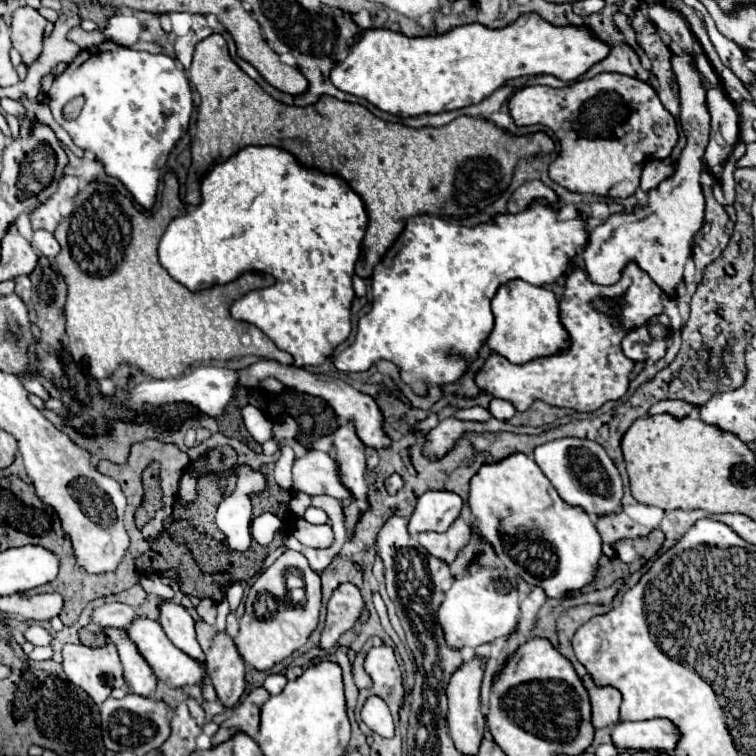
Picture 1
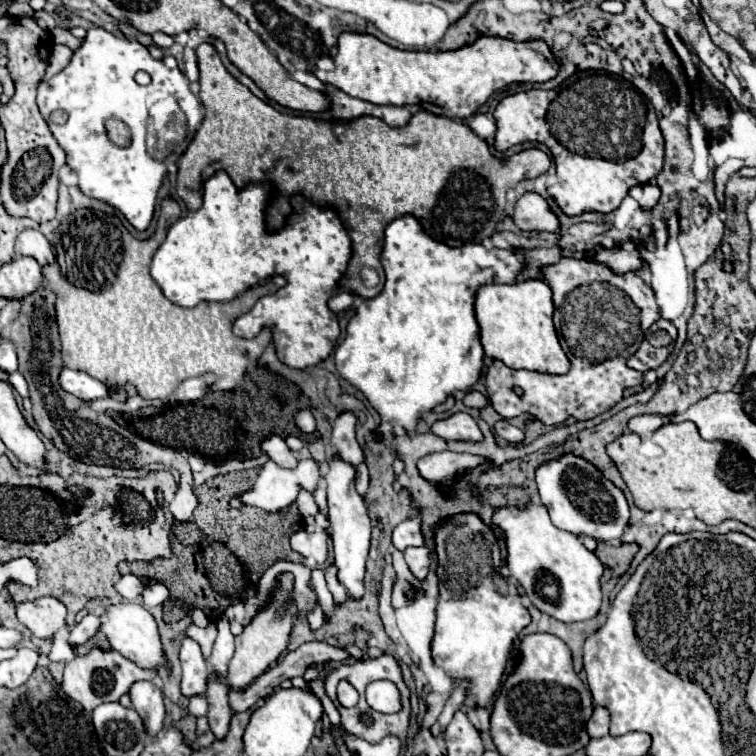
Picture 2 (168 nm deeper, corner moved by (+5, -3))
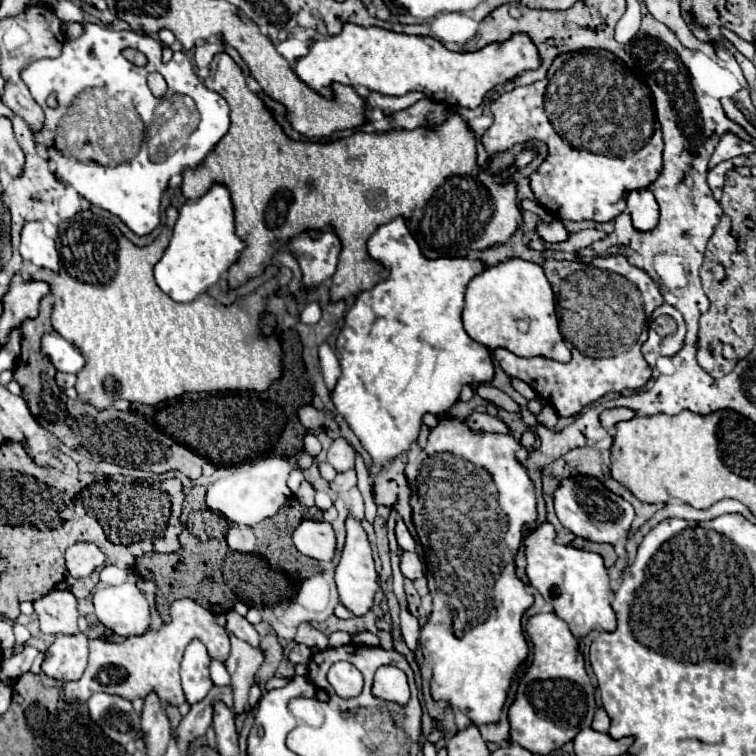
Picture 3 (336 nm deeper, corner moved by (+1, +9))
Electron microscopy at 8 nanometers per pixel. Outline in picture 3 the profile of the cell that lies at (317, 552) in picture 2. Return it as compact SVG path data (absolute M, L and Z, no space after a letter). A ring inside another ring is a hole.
M304 520L294 530L294 546L304 554L320 562L330 562L336 548L336 536L328 522Z

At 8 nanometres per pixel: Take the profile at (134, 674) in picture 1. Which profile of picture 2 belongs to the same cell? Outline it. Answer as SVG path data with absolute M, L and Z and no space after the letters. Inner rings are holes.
M138 682L130 690L134 710L140 714L148 736L156 736L164 726L164 696L154 682Z

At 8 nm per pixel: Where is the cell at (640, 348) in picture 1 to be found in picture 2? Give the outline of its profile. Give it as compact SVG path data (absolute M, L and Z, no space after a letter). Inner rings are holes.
M648 340L642 342L642 346L638 348L638 352L628 360L630 368L640 370L640 372L648 372L652 368L658 368L672 352L672 346L666 348L654 348Z

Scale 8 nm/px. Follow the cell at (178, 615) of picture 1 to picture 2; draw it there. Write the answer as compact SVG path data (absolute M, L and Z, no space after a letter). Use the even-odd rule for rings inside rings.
M186 638L180 644L180 662L182 662L182 694L186 698L206 696L206 684L210 678L210 668L200 652L198 642Z

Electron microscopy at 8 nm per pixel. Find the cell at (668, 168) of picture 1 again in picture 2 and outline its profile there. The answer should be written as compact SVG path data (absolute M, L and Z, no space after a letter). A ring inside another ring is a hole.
M642 184L642 186L634 186L630 192L628 192L644 210L650 210L656 206L658 198L660 198L660 192L658 192L658 186L656 184Z

